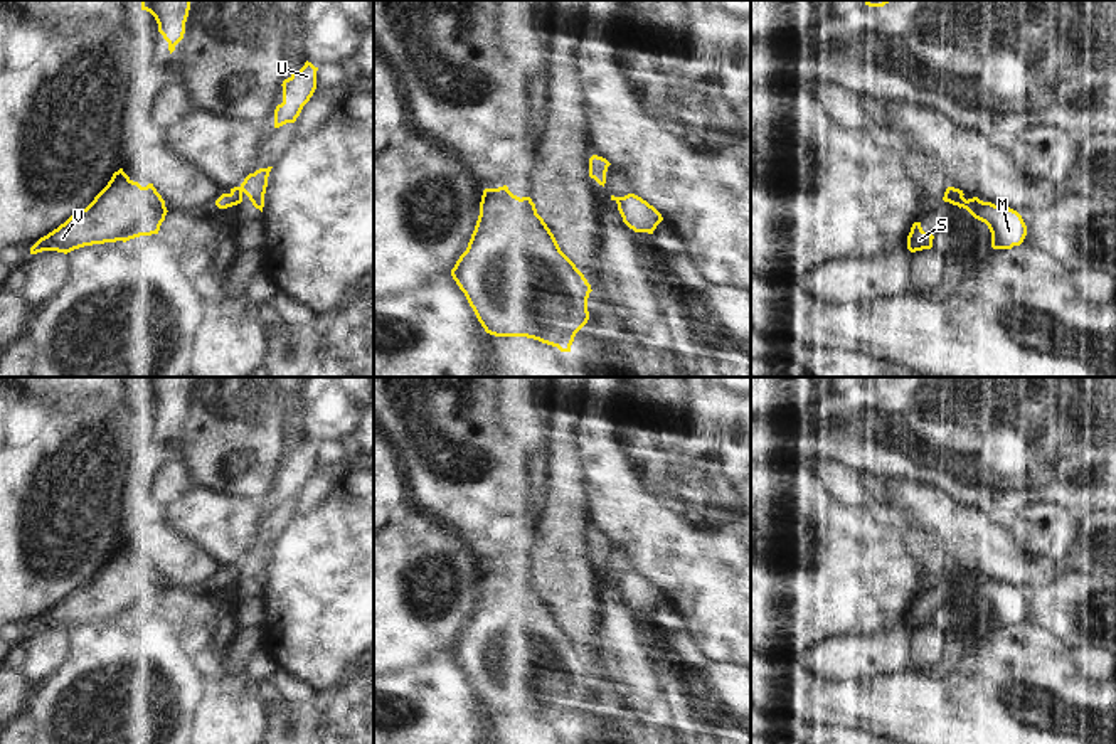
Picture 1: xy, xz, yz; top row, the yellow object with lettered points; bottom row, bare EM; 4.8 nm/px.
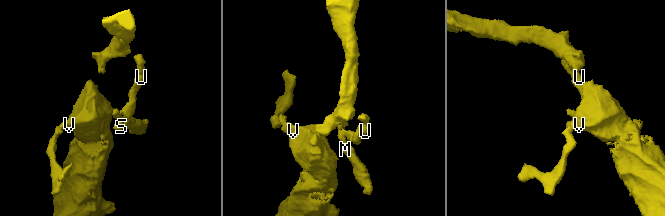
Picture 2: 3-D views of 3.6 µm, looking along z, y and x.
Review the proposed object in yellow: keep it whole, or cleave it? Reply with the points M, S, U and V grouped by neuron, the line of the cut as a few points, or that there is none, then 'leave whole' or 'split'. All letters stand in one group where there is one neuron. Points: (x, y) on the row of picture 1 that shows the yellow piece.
M / S U V; cut in xy along (238, 187), (243, 191); split

